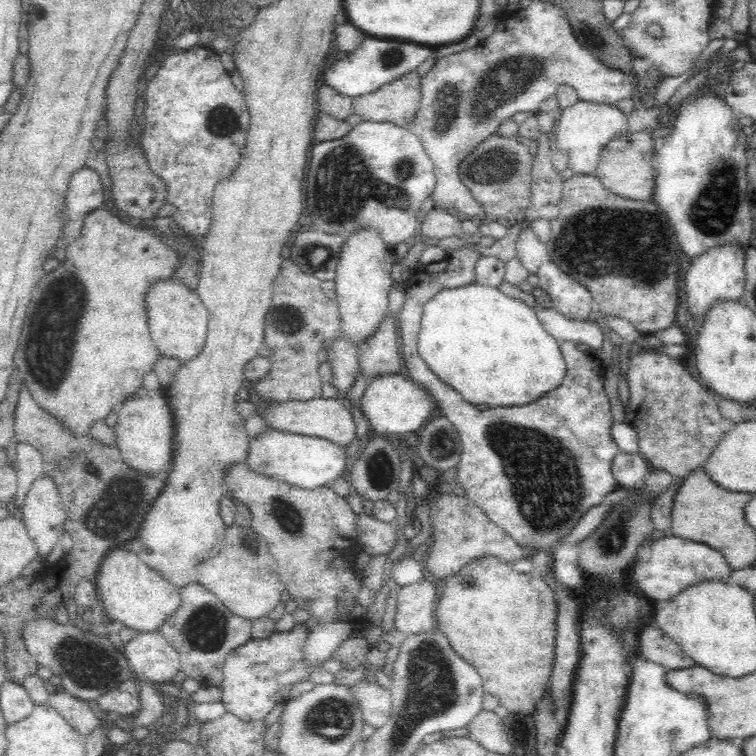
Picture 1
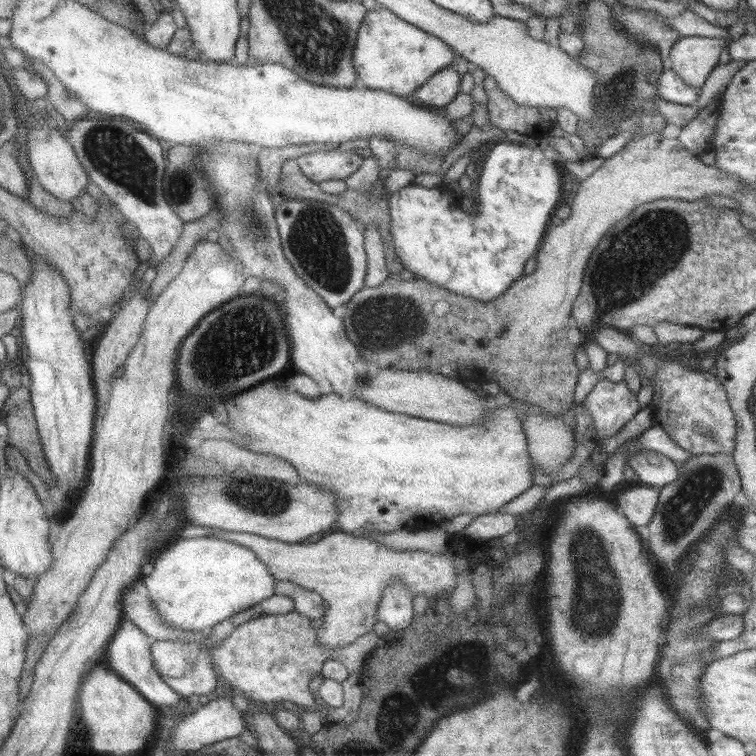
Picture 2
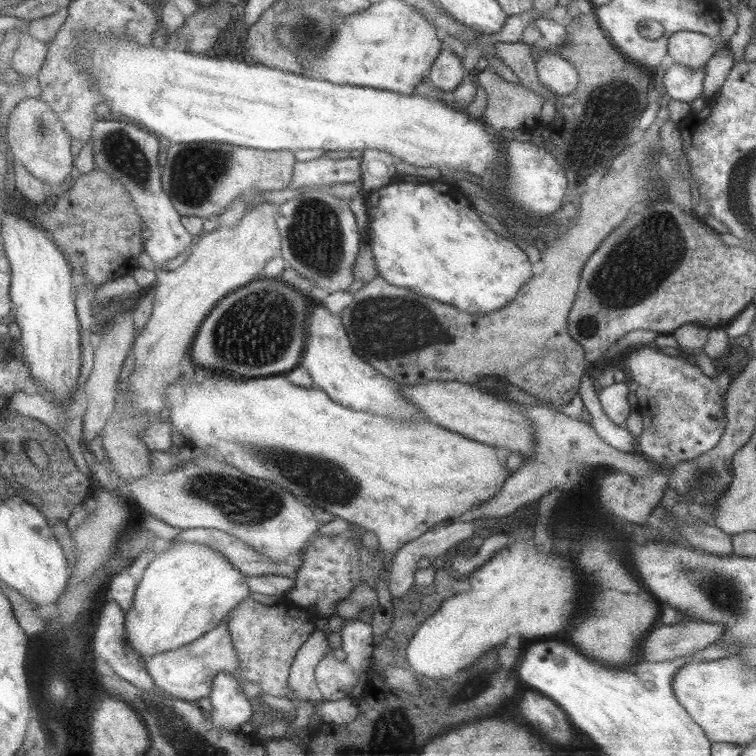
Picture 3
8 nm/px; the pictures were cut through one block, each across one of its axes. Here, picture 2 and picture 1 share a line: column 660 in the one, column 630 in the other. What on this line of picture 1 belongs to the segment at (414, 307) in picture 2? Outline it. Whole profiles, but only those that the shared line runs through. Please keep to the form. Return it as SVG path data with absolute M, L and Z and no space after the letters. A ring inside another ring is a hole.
M648 127L643 131L622 134L603 148L594 174L610 192L632 200L652 200L656 171L650 163L655 153L650 132Z

